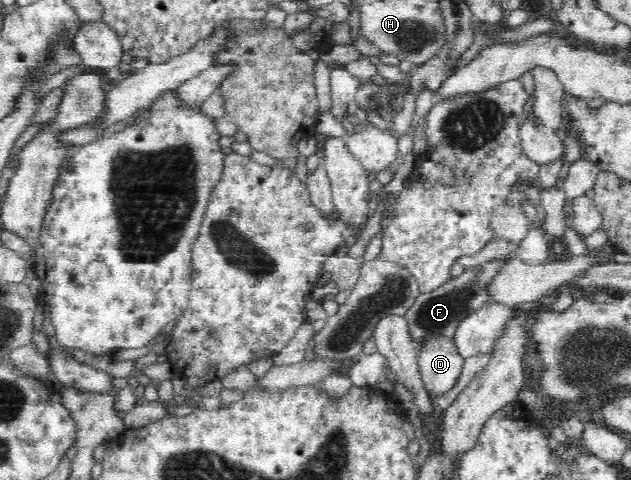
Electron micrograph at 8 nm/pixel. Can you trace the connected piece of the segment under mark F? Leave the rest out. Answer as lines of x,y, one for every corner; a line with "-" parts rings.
508,256
490,259
480,266
465,266
460,276
450,276
439,287
430,292
419,292
411,307
406,310
403,318
408,324
408,332
418,345
437,335
453,338
459,323
490,301
490,284
500,274
500,270
508,266

